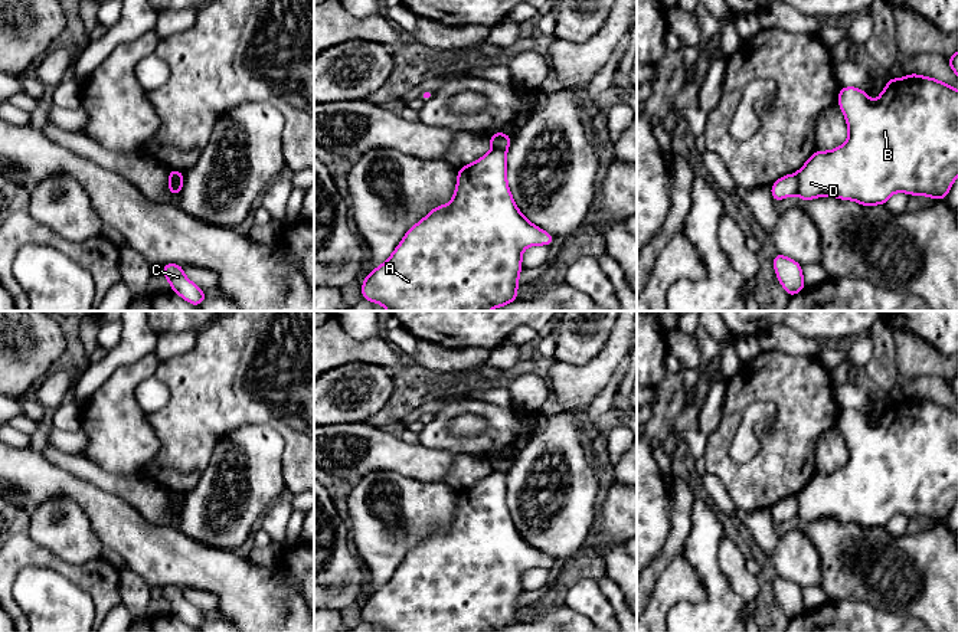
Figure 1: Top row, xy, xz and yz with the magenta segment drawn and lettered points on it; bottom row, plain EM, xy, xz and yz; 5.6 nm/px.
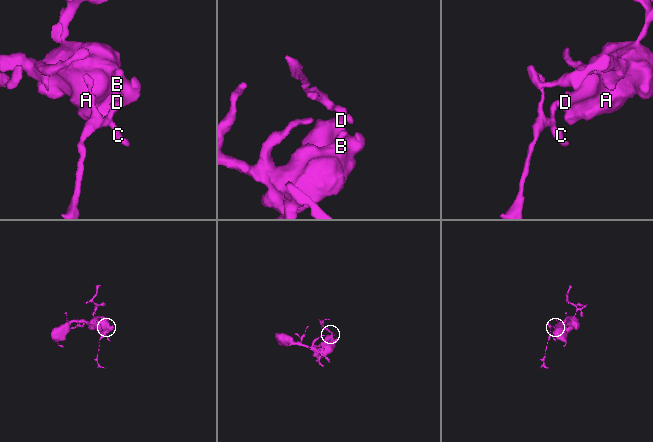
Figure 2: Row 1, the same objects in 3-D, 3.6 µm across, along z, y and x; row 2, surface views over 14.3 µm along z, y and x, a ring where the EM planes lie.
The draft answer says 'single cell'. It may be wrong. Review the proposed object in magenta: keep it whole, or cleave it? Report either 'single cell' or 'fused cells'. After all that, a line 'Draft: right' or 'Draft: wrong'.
fused cells
Draft: wrong

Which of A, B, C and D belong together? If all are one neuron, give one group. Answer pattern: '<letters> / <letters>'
A B D / C

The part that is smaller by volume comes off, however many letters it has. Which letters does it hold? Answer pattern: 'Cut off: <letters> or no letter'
Cut off: C

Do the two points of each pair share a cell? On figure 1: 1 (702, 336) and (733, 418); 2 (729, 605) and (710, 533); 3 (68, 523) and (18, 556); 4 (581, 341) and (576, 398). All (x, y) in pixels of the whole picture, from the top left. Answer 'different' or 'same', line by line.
1: different
2: same
3: different
4: different

